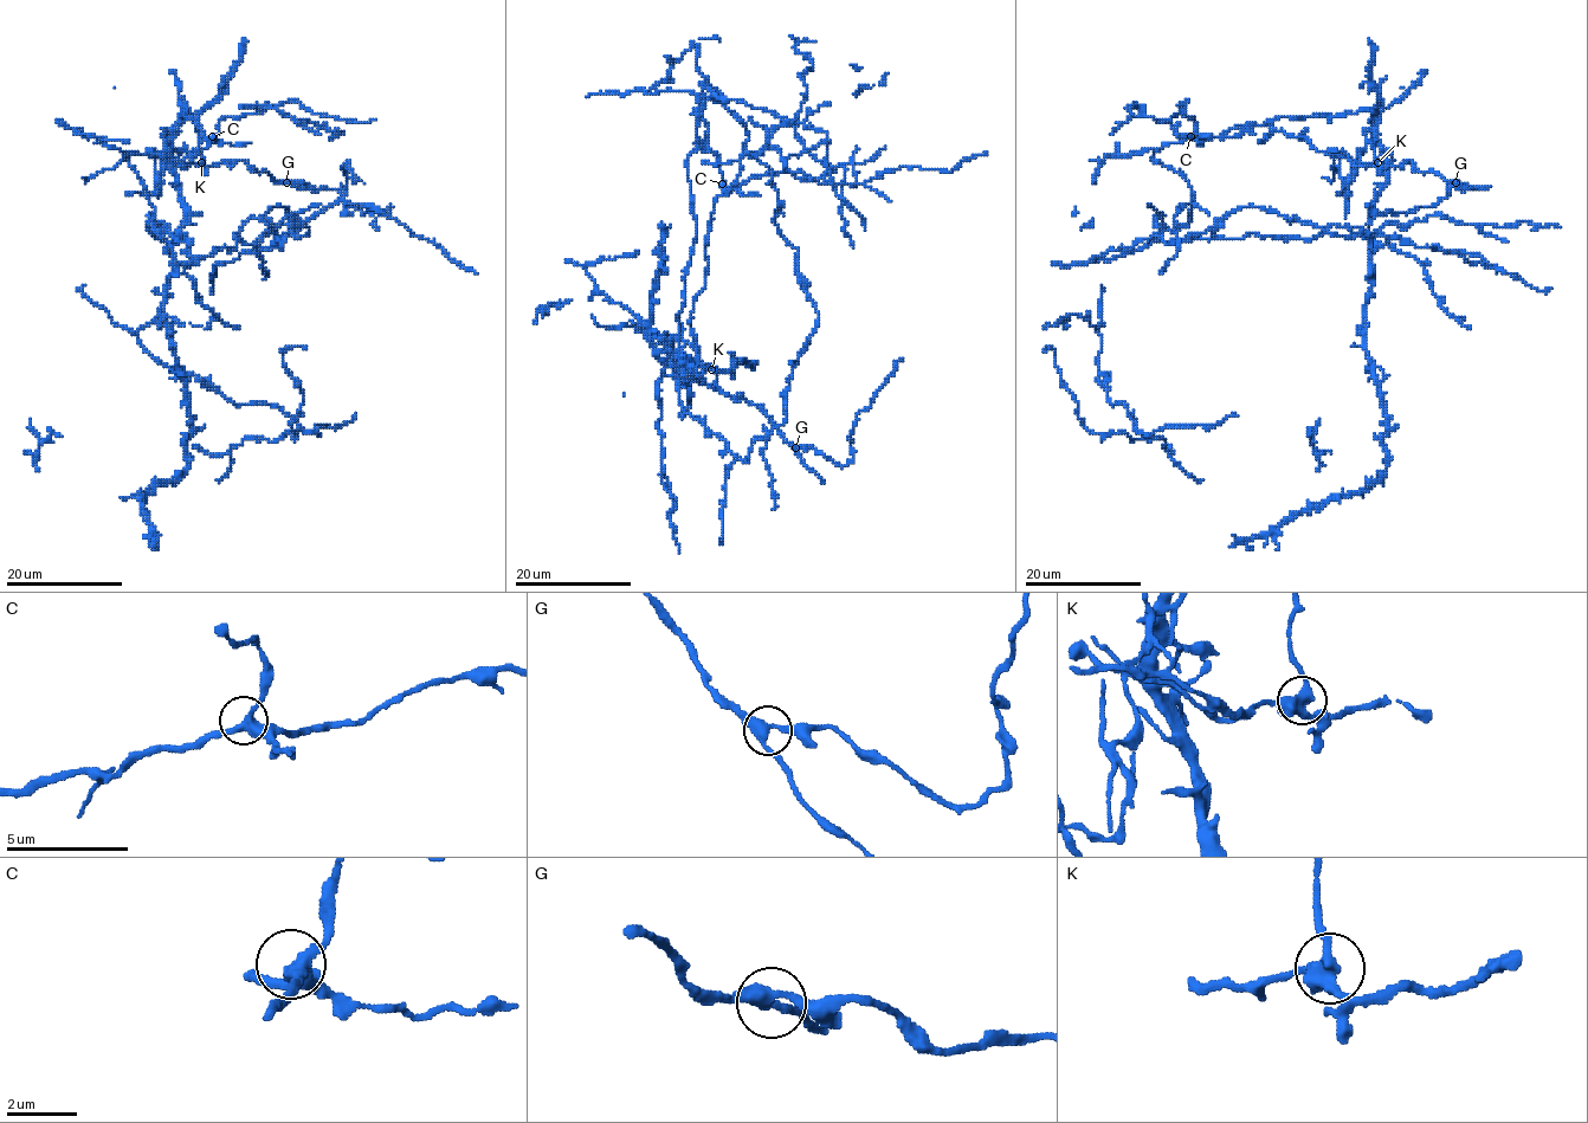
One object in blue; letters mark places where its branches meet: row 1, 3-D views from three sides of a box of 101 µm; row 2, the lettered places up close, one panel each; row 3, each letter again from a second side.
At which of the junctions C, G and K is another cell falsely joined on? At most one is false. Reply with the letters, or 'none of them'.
K

